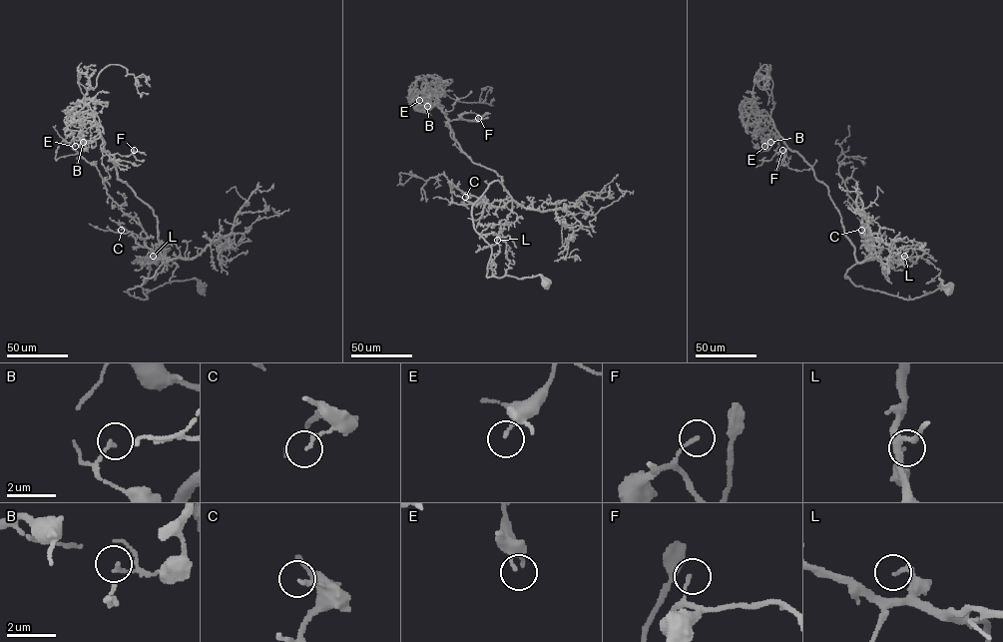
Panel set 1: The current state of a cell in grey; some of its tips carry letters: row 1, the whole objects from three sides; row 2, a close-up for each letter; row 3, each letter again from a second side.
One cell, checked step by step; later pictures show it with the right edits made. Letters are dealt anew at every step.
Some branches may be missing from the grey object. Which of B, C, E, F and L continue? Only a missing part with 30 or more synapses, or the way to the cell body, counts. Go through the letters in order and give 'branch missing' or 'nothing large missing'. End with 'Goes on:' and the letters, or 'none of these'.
B: nothing large missing
C: nothing large missing
E: nothing large missing
F: nothing large missing
L: nothing large missing
Goes on: none of these

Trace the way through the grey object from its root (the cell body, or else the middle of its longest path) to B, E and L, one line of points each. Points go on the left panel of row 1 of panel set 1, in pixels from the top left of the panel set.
B: (201, 291), (192, 279), (129, 294), (163, 263), (157, 218), (99, 128), (83, 142)
E: (201, 291), (192, 279), (129, 294), (163, 263), (157, 218), (98, 128), (75, 146)
L: (201, 291), (192, 279), (142, 288), (147, 299), (131, 296), (129, 290), (140, 286), (168, 260), (153, 256)

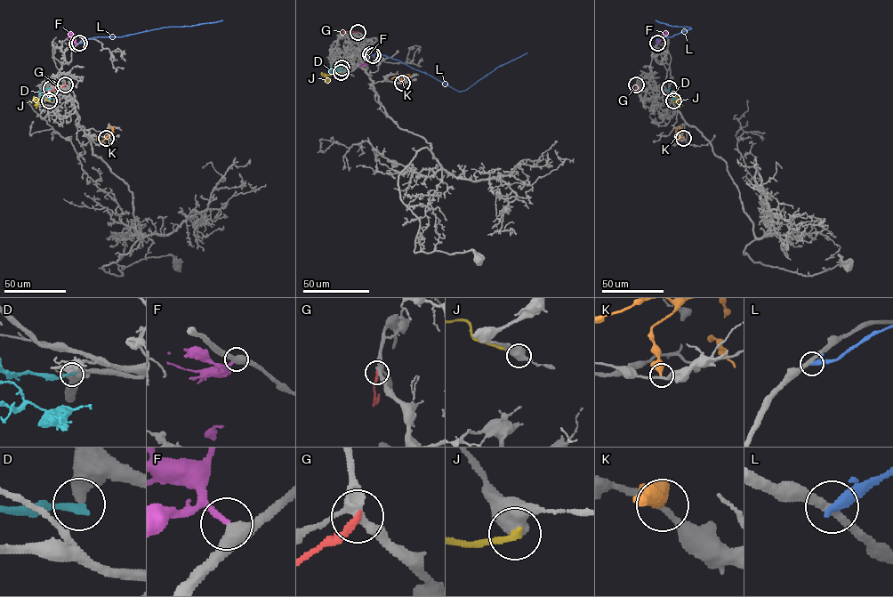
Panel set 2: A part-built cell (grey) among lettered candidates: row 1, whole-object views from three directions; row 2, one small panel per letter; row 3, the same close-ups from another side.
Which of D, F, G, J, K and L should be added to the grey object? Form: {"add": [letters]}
{"add": ["F"]}

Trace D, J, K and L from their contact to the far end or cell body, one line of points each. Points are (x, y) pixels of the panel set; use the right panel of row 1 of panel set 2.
D: (669, 88), (673, 100)
J: (673, 101), (675, 97), (679, 108)
K: (683, 138), (676, 135), (679, 126), (683, 133)
L: (657, 43), (655, 41), (659, 37), (671, 36), (691, 28), (667, 25), (655, 20)

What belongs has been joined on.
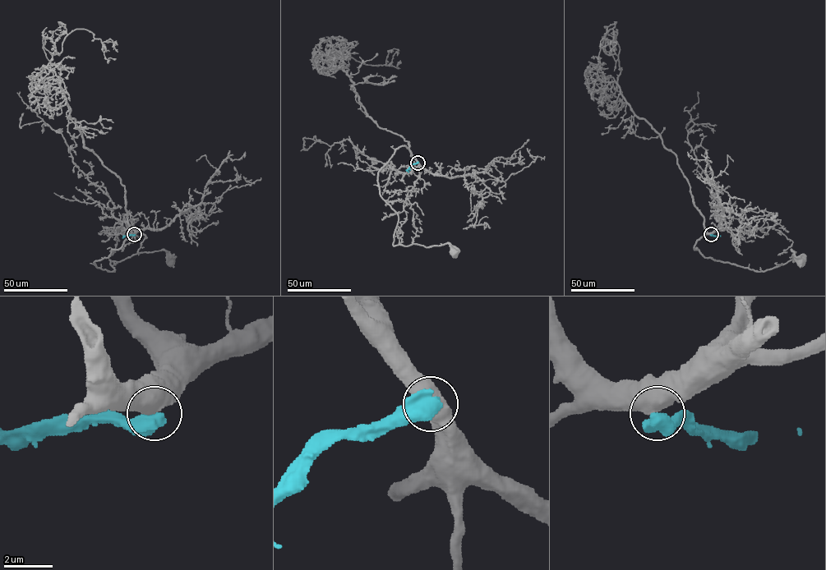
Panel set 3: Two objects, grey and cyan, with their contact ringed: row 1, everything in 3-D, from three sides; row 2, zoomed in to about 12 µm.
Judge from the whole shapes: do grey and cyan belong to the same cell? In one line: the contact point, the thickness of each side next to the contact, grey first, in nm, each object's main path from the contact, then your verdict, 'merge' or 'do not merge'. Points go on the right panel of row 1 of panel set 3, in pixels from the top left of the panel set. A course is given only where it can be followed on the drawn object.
at (711, 234); 850 nm thick on the grey side, 700 nm on the other; grey runs (710, 234), (699, 238), (694, 247), (706, 257), (763, 271), (793, 261), (792, 250), (795, 259), (800, 262); cyan runs (710, 234), (720, 236); do not merge

